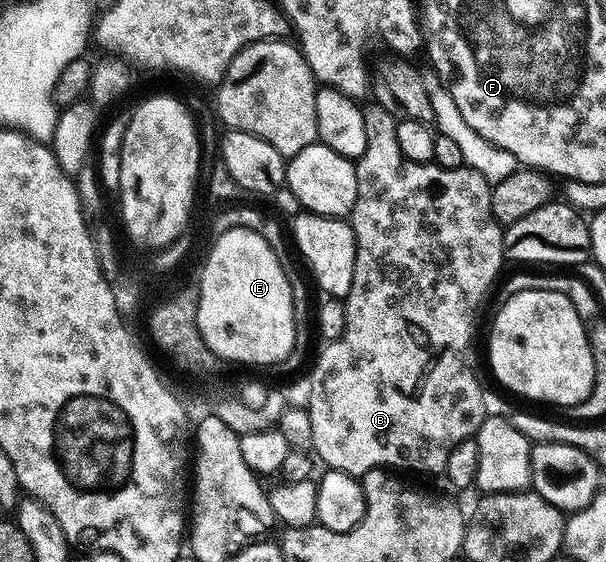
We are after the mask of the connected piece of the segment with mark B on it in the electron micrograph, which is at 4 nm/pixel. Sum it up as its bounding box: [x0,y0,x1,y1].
[305,104,505,476]

